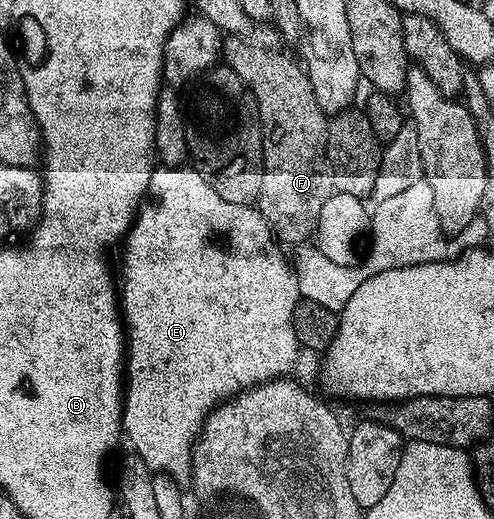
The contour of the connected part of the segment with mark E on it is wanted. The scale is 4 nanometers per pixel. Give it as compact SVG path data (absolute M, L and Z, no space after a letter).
M156 166L151 173L147 200L139 209L131 230L125 236L127 248L123 251L123 283L121 279L121 318L125 324L125 394L123 396L123 430L125 439L132 443L134 454L140 455L152 473L167 475L171 482L183 485L193 475L193 452L202 432L203 424L211 418L211 412L221 403L235 398L259 383L270 379L282 379L292 374L301 348L293 325L295 306L301 301L297 277L292 260L283 256L284 248L275 237L275 232L265 217L254 206L233 205L225 201L213 185L201 177L194 166Z

